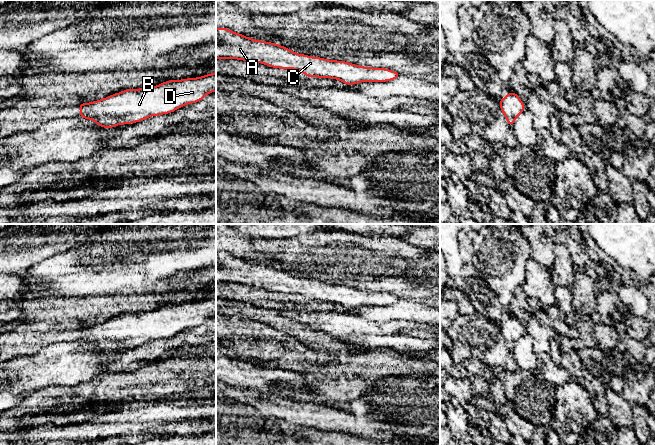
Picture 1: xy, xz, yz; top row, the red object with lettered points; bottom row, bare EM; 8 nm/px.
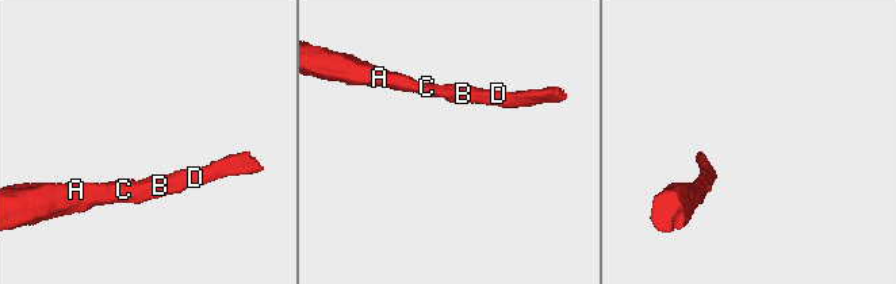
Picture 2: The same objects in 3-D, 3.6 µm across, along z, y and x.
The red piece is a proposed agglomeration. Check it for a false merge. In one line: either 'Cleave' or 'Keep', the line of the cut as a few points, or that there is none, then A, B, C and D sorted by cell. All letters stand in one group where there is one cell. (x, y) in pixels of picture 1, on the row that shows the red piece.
Keep. No split. Groups: A B C D

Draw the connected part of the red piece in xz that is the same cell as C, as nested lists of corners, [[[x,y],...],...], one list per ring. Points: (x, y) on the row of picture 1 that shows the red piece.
[[[216,28],[216,59],[219,58],[294,69],[303,72],[306,77],[337,79],[347,85],[386,82],[401,76],[398,72],[385,68],[363,67],[346,61],[298,54],[276,43],[248,38],[227,28]]]

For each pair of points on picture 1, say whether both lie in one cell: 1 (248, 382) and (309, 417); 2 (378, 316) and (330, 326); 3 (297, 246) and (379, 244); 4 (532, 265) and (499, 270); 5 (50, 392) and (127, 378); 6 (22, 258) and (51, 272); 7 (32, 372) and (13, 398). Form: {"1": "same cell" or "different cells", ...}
{"1": "different cells", "2": "different cells", "3": "same cell", "4": "different cells", "5": "same cell", "6": "different cells", "7": "different cells"}

